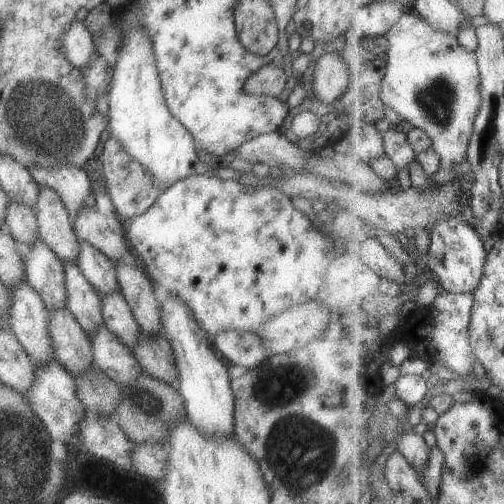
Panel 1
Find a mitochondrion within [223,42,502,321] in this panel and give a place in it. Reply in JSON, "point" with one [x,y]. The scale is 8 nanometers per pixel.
{"point":[436,100]}

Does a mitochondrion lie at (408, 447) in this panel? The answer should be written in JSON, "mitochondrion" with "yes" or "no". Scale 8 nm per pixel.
{"mitochondrion":"no"}

